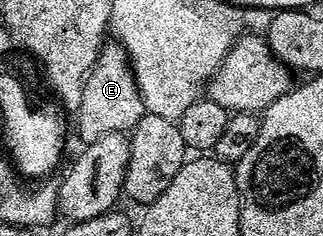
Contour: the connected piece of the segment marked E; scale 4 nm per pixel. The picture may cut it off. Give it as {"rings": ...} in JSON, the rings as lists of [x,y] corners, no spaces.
{"rings":[[[119,42],[111,43],[105,43],[101,47],[92,69],[89,70],[84,80],[80,110],[74,116],[78,122],[80,140],[84,144],[98,142],[98,138],[106,138],[106,134],[127,133],[146,115],[142,94],[136,85],[126,50]]]}

